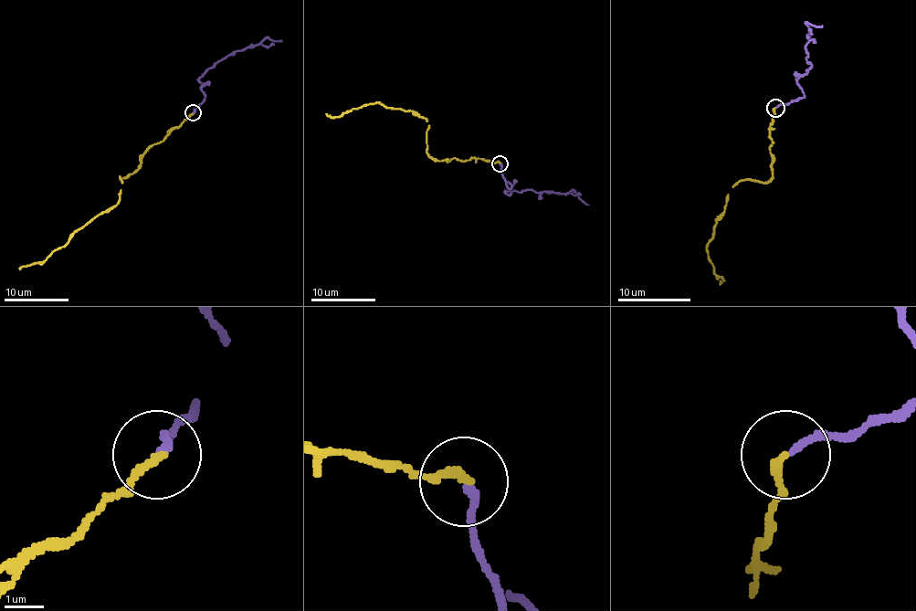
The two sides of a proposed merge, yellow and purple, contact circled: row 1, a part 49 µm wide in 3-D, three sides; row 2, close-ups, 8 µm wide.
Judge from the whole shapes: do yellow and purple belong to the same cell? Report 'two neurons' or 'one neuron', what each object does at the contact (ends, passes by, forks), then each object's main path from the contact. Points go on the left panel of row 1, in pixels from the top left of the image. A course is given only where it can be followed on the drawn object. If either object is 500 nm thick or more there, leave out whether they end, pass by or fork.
one neuron; yellow ends; purple ends; course yellow (193, 112), (151, 148), (142, 163), (120, 177), (120, 199), (44, 261), (19, 269); course purple (193, 112), (202, 102), (204, 85), (199, 79), (200, 77), (220, 60), (254, 47), (265, 39), (281, 39)

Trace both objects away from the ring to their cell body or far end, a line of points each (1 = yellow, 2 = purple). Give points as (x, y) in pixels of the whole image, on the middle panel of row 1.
1: (500, 163), (435, 160), (426, 151), (426, 120), (412, 110), (376, 102), (337, 117), (326, 113)
2: (500, 163), (500, 174), (510, 188), (507, 194), (527, 189), (535, 193), (572, 191), (588, 204)

